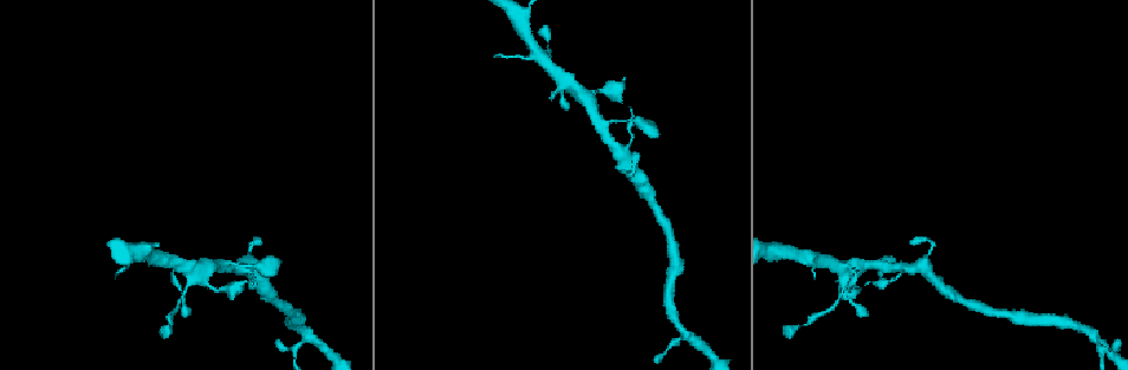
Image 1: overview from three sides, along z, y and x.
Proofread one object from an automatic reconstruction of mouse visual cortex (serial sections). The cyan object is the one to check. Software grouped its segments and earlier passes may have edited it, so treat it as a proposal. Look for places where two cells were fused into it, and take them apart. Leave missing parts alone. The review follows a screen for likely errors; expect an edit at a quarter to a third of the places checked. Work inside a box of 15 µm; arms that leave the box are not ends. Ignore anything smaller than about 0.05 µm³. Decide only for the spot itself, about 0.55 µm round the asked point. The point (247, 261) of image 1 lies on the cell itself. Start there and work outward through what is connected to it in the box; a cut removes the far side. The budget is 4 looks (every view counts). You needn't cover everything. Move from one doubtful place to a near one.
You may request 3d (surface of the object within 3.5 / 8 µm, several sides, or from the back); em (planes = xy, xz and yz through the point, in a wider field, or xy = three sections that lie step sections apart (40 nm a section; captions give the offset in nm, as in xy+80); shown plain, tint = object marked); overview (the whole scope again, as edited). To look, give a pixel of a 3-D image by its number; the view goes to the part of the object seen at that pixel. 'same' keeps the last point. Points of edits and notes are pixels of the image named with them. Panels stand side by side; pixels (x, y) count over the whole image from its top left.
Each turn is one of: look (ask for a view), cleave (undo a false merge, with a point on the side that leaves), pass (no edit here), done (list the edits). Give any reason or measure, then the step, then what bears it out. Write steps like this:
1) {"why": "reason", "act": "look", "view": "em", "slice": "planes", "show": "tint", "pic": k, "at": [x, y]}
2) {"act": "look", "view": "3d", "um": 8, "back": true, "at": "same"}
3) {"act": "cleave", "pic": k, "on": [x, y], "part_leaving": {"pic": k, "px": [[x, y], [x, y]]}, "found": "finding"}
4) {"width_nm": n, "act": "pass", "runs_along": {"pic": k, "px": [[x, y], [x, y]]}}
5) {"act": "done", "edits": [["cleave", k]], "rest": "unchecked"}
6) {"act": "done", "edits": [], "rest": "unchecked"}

{"why": "thin arm on a thick one", "act": "look", "view": "3d", "um": 3.5, "pic": 1, "at": [182, 292]}

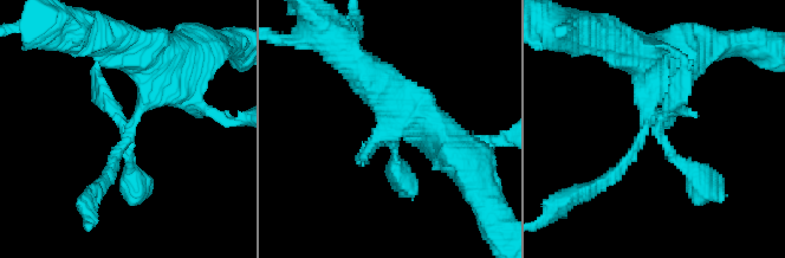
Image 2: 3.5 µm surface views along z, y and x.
{"arms": 3, "arm_widths_nm": [150, 150, 500], "act": "look", "view": "em", "slice": "xy", "step": 1, "show": "tint", "pic": 2, "at": [133, 129]}

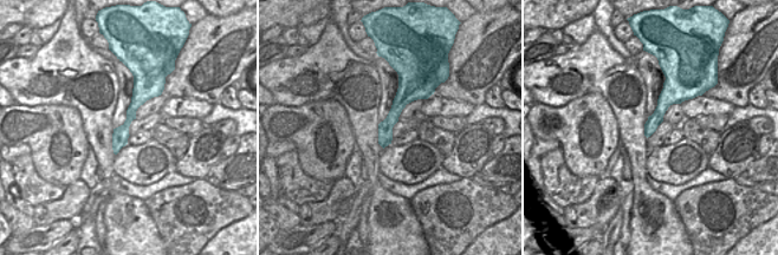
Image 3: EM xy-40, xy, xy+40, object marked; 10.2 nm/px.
{"width_nm": 140, "act": "pass", "runs_along": {"pic": 2, "px": [[175, 65], [102, 181]]}, "found": "all the same cell"}

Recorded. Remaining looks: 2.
{"why": "a fork", "act": "look", "view": "3d", "um": 3.5, "pic": 1, "at": [523, 23]}

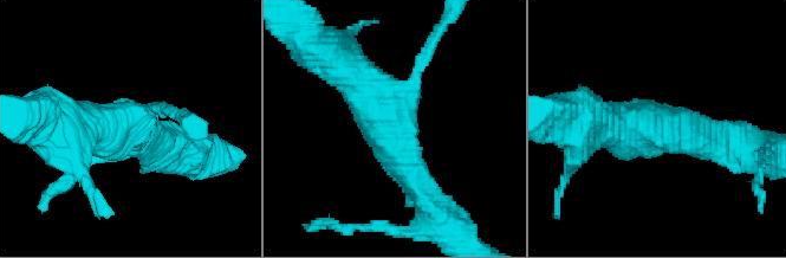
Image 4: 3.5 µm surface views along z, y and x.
{"arms": 3, "arm_widths_nm": [150, 400, 500], "act": "look", "view": "em", "slice": "xy", "step": 5, "show": "tint", "pic": 4, "at": [390, 129]}

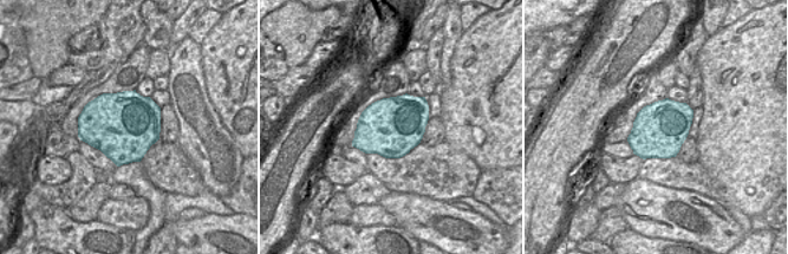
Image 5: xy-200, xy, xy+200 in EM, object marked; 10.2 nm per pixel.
{"act": "pass", "runs_along": {"pic": 4, "px": [[413, 175], [376, 94], [325, 52]]}, "found": "continuous, no second cell"}

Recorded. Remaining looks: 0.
{"act": "done", "edits": [], "rest": "unchecked"}

